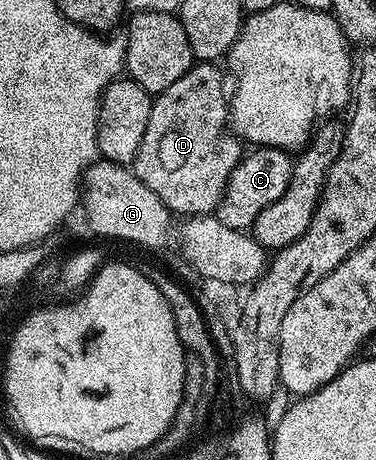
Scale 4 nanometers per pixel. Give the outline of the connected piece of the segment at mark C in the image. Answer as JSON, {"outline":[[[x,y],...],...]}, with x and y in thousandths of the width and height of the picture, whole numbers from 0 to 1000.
{"outline":[[[699,317],[662,333],[644,341],[625,374],[614,374],[614,383],[604,391],[604,409],[588,428],[588,441],[572,459],[577,476],[593,487],[604,487],[604,496],[660,502],[678,487],[689,465],[715,443],[731,443],[731,435],[742,435],[742,426],[753,426],[753,417],[779,389],[785,343],[771,328]]]}

